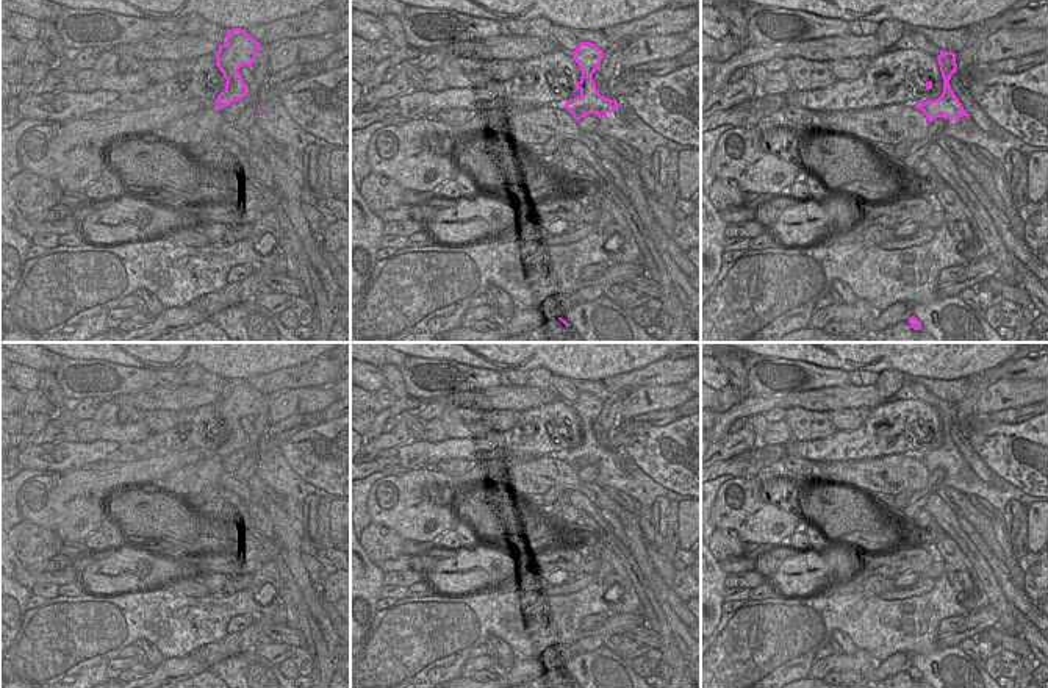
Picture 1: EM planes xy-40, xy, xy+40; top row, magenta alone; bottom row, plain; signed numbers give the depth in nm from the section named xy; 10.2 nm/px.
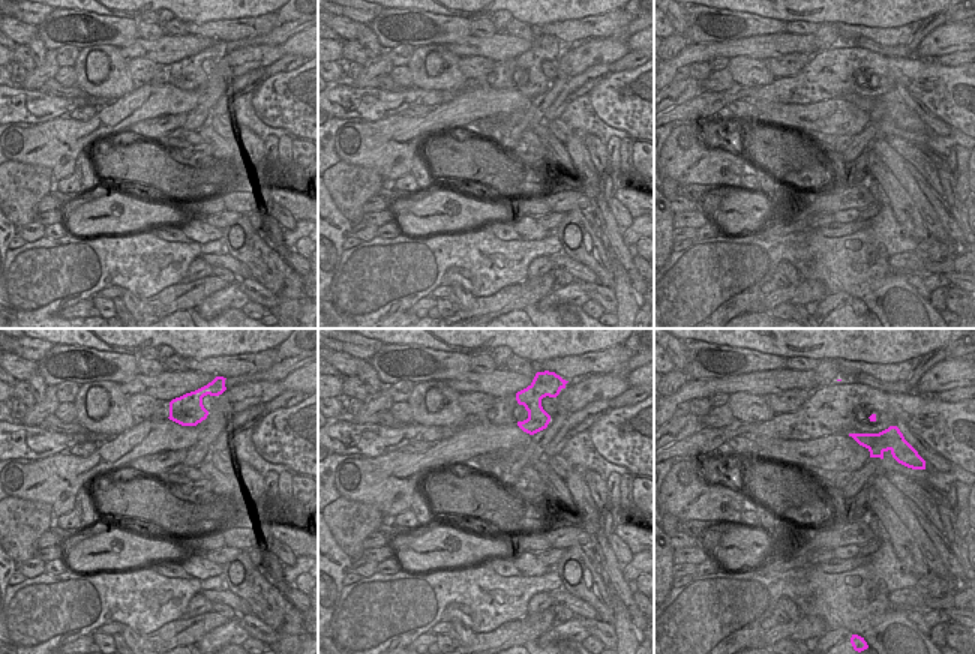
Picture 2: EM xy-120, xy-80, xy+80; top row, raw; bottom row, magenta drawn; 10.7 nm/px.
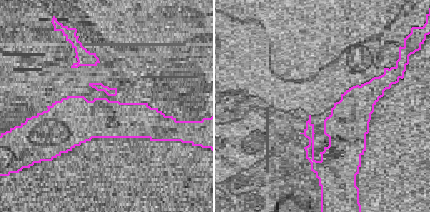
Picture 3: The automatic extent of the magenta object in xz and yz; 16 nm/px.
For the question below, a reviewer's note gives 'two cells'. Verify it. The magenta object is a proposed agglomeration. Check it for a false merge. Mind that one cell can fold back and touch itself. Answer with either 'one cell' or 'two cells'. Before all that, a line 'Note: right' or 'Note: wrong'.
Note: wrong
one cell

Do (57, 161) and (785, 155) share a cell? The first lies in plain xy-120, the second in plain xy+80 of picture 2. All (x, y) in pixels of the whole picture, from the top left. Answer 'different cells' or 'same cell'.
different cells

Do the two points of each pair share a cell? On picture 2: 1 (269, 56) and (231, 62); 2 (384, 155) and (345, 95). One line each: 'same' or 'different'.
1: same
2: different

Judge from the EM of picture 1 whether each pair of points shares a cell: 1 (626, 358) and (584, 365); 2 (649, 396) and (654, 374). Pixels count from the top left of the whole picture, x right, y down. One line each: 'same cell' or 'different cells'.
1: same cell
2: different cells

